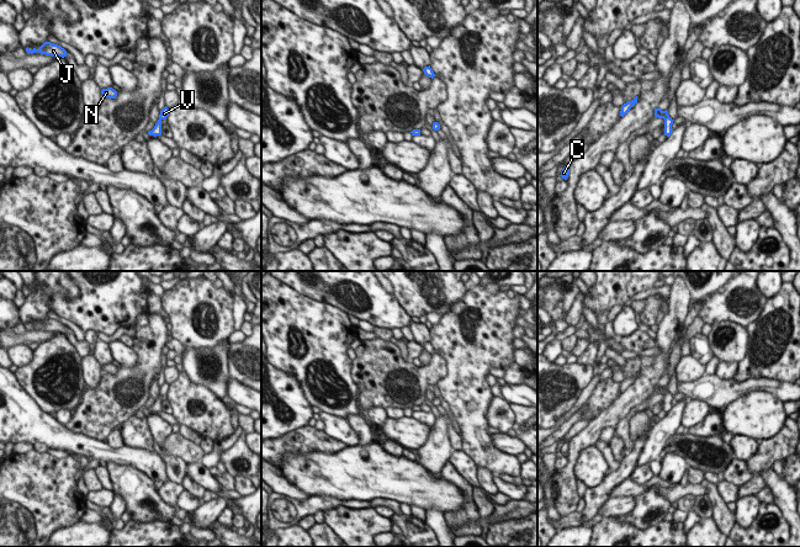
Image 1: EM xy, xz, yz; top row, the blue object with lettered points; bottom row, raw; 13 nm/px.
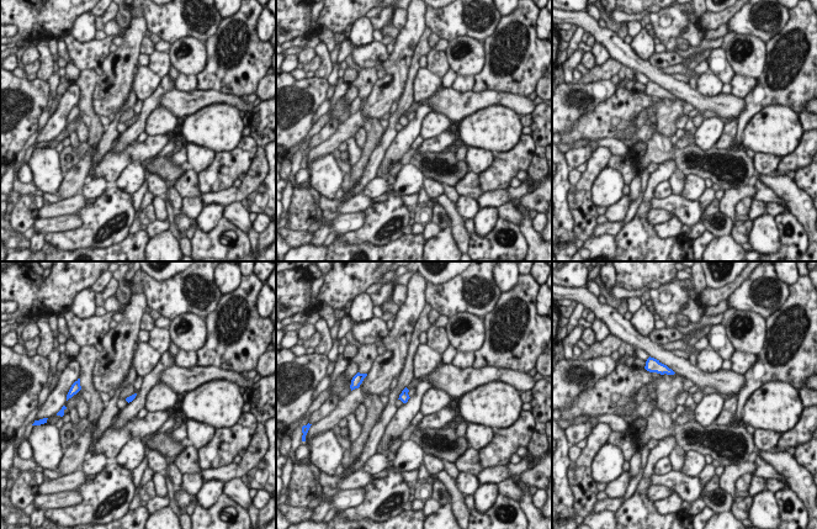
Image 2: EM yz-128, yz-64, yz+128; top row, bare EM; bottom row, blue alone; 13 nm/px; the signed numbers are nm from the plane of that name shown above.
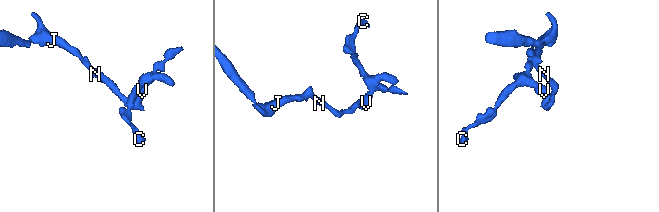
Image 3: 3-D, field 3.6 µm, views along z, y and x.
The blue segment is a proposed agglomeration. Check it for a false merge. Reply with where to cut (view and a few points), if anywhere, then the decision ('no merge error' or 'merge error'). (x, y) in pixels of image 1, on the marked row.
no cut; no merge error

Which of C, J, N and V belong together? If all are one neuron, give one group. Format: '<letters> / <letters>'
C J N V

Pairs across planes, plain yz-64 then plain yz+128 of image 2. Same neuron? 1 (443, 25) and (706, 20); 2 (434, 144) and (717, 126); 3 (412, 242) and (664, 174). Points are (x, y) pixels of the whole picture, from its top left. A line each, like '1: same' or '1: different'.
1: different
2: different
3: same

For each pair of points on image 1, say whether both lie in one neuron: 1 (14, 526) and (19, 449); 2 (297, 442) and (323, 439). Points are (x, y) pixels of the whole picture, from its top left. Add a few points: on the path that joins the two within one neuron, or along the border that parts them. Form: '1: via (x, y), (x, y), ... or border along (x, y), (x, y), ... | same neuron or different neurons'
1: border along (32, 449), (21, 453), (12, 453) | different neurons
2: via (303, 440), (317, 440) | same neuron

